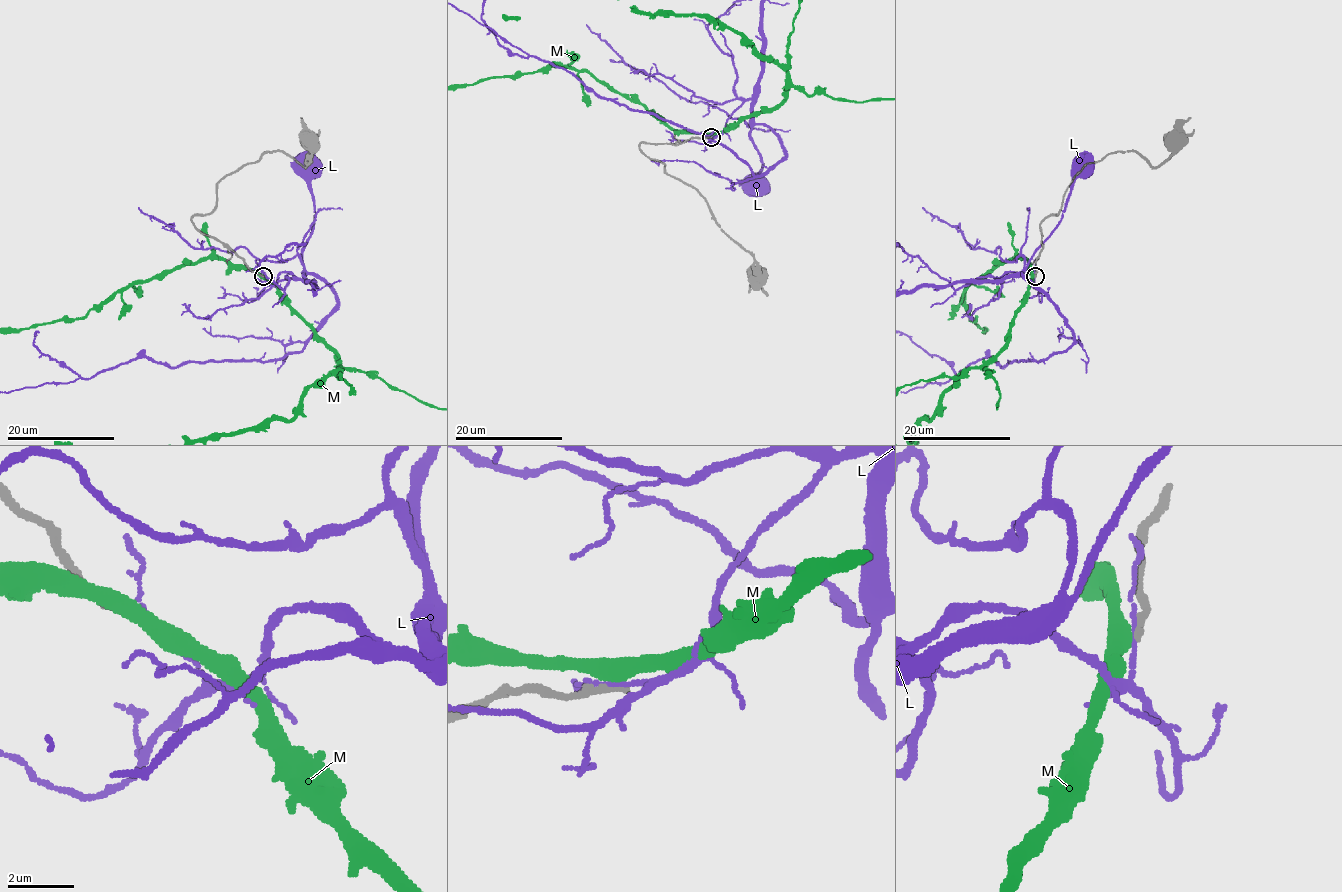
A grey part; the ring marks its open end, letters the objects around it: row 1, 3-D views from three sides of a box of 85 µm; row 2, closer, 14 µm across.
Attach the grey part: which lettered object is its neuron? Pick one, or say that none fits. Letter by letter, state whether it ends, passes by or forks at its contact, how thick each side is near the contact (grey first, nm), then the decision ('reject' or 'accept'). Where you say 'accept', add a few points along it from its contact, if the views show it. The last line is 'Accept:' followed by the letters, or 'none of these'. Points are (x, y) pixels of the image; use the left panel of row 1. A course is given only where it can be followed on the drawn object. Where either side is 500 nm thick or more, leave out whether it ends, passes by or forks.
L: it passes by; 240 nm thick on the grey side, 90 nm on the other; reject
M: it passes by; 240 nm thick on the grey side, 480 nm on the other; reject
Accept: none of these

